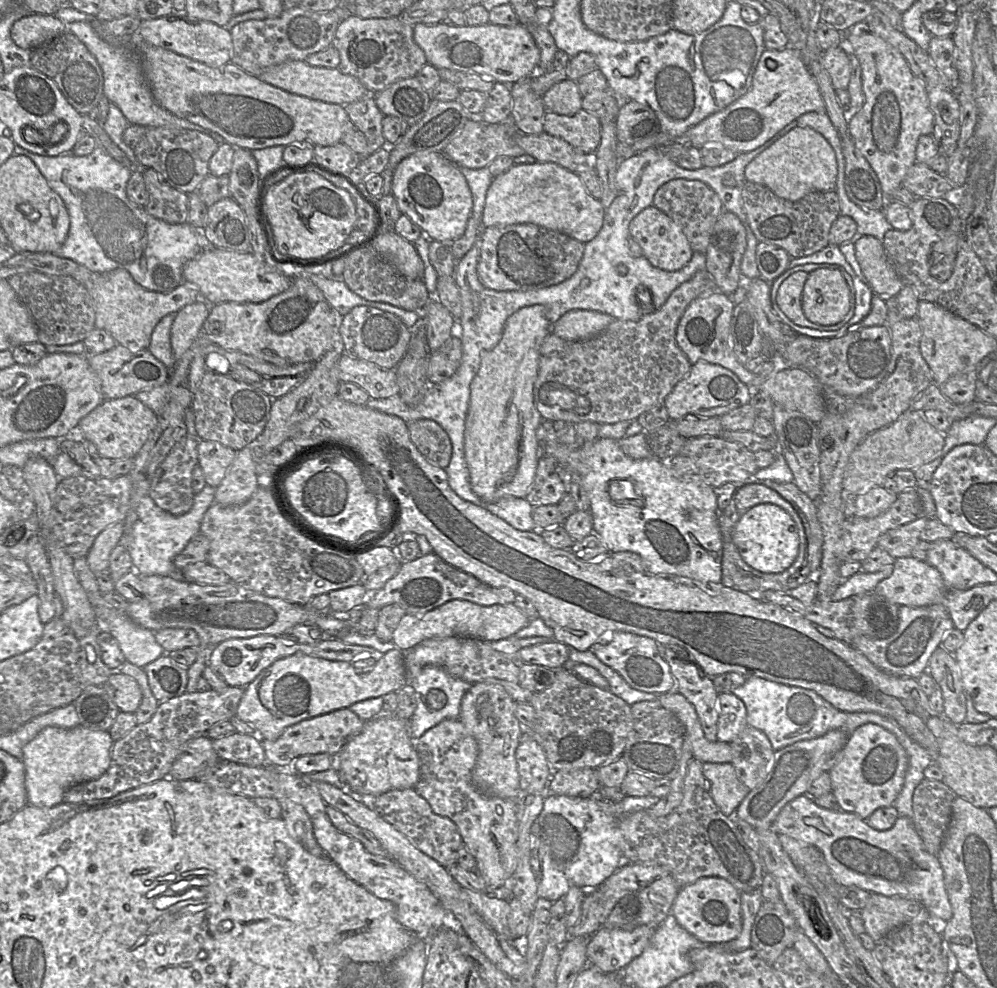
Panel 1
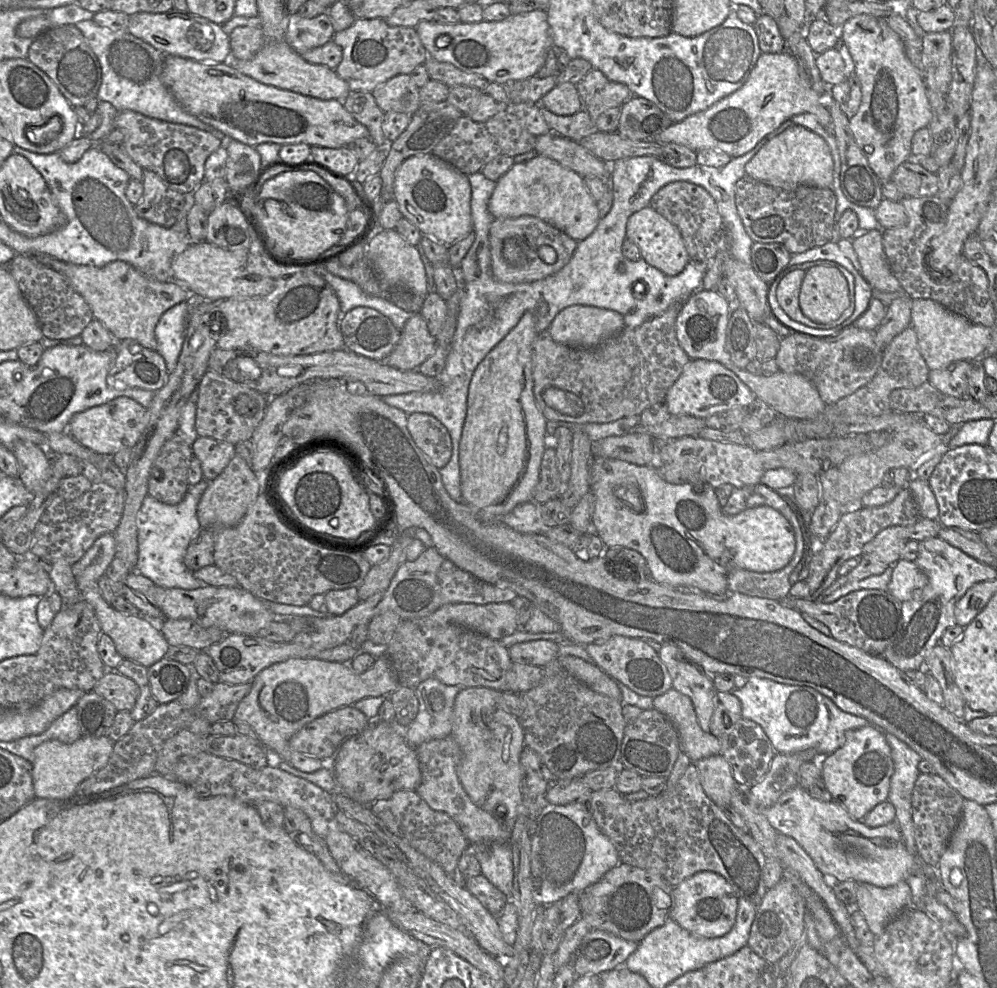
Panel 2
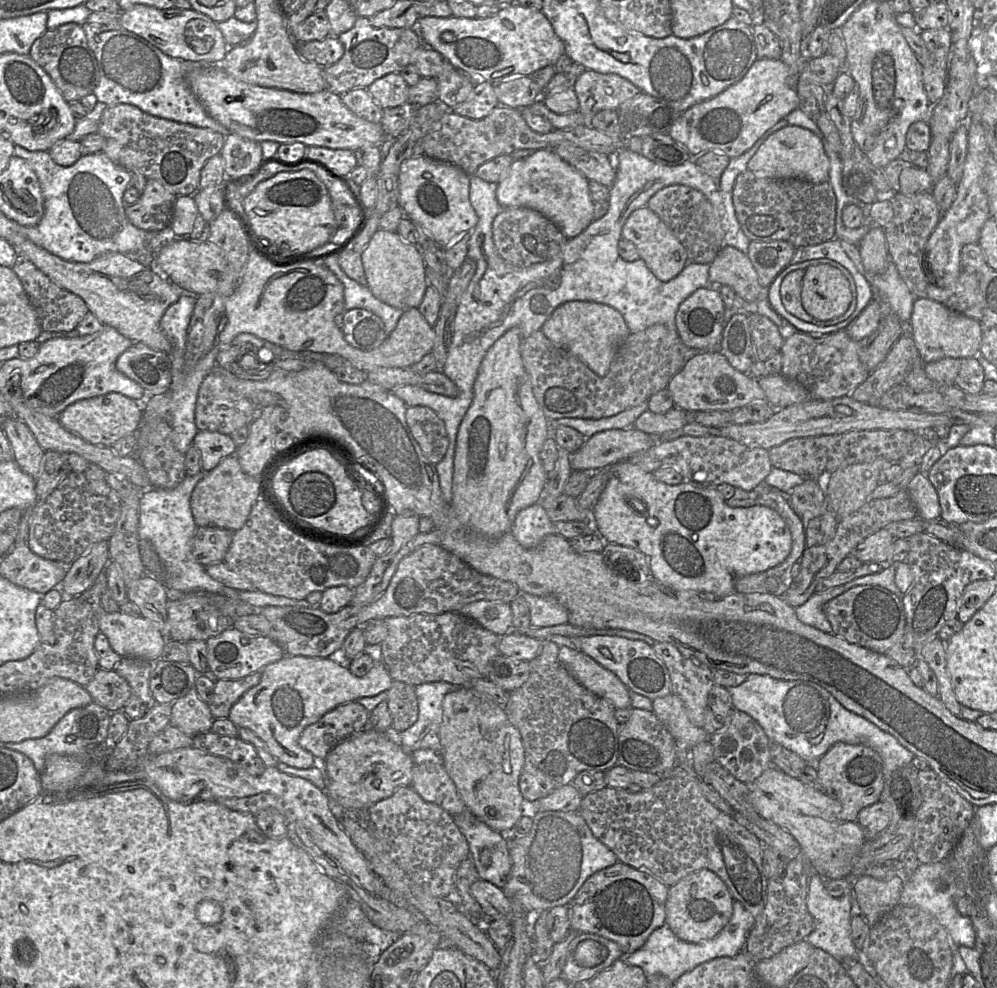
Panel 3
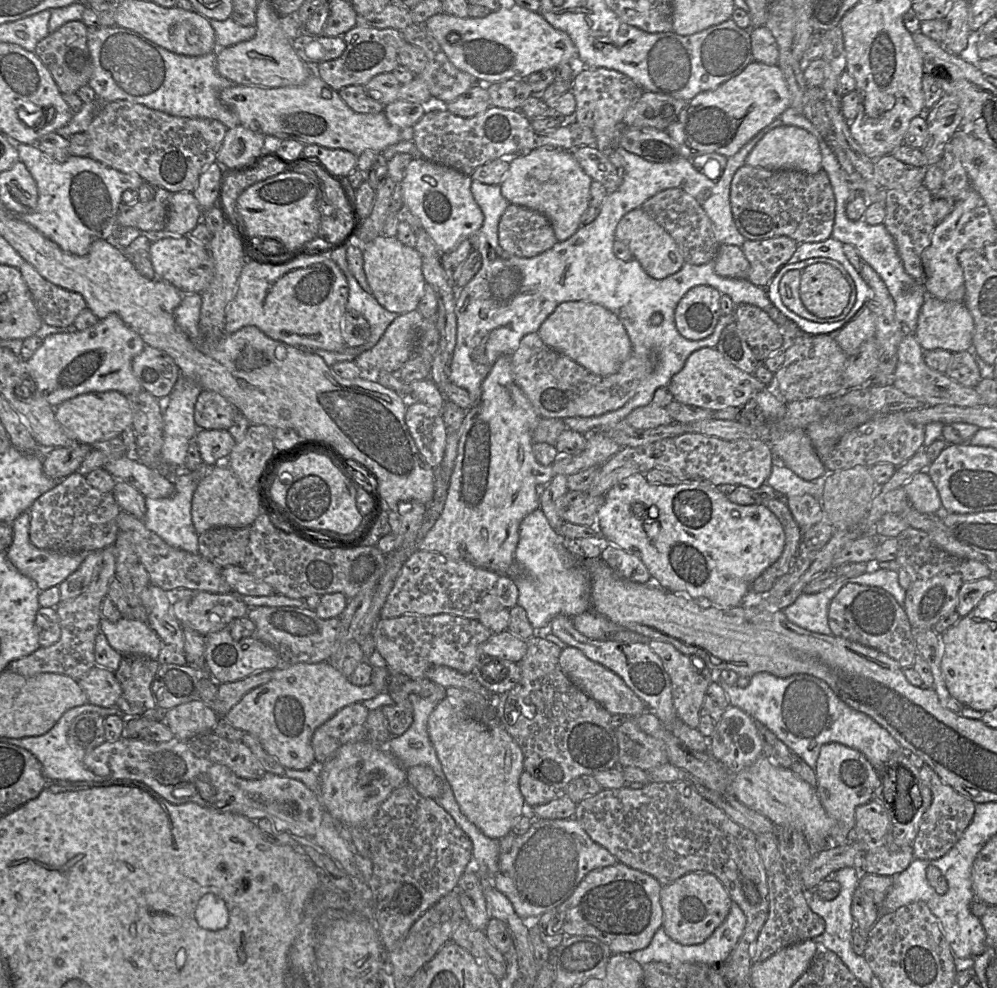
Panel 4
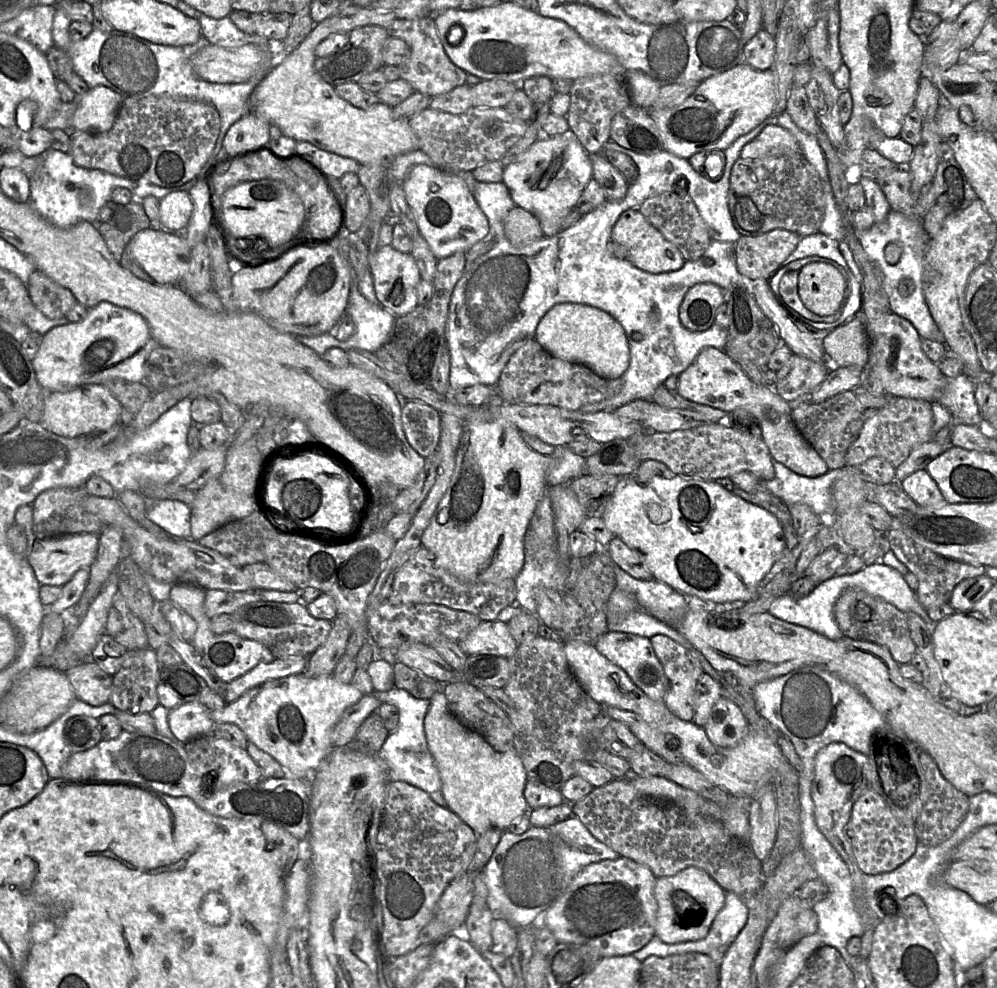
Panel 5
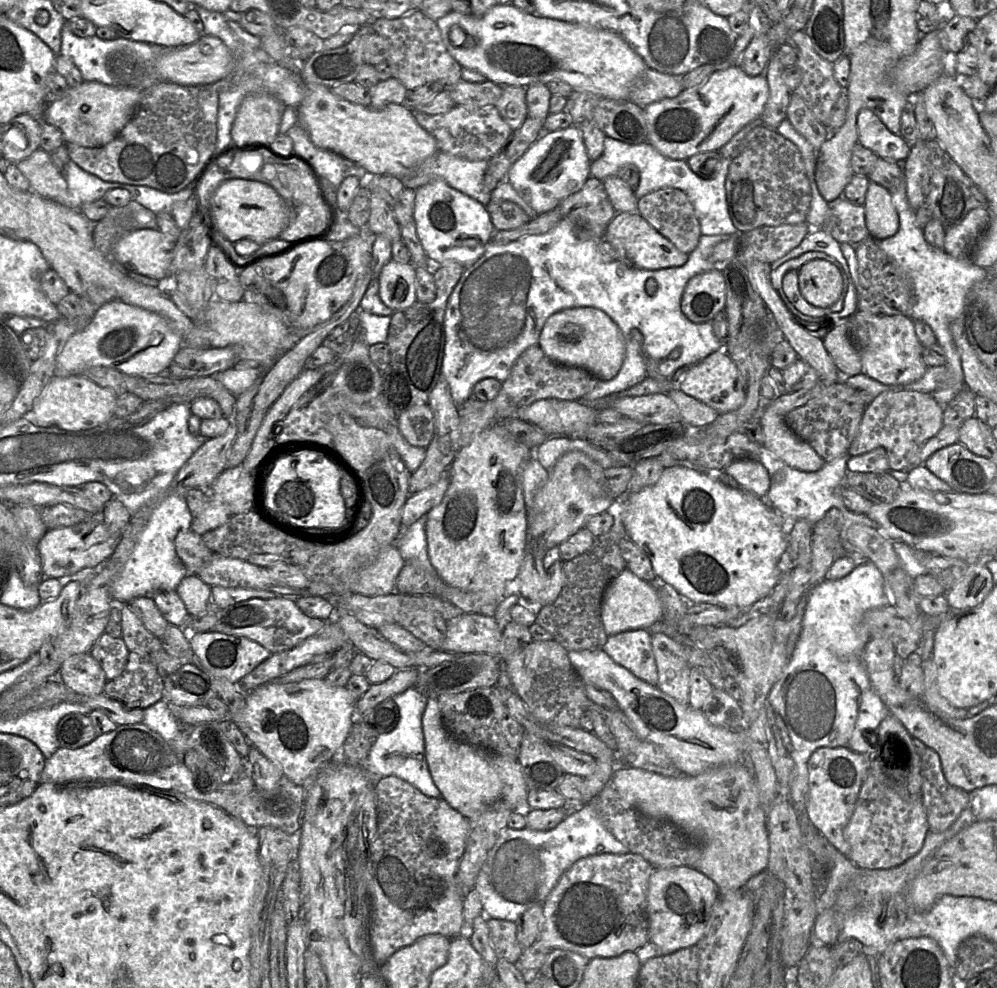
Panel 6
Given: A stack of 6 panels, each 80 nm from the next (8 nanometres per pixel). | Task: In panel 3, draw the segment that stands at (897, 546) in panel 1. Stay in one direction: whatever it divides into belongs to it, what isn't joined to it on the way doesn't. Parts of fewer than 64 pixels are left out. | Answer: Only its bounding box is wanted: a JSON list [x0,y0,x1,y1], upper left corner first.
[850,528,895,564]

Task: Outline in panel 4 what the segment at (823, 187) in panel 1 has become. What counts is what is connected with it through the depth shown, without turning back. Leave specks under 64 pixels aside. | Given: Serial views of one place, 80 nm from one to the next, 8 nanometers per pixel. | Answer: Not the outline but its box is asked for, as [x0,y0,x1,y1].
[746,126,822,174]

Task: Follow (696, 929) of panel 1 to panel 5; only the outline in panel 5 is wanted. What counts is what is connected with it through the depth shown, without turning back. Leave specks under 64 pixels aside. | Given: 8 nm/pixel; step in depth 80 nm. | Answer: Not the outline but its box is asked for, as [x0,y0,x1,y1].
[655,867,727,944]

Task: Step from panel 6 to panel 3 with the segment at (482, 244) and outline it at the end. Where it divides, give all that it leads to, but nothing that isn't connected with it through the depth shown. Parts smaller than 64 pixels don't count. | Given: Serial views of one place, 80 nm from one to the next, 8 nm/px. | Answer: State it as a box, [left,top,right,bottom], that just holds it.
[399,155,478,248]

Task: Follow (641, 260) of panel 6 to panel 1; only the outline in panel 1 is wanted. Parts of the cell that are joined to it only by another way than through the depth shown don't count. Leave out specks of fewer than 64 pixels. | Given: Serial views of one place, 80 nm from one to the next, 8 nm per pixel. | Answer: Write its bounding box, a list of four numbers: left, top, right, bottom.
[629,206,694,271]

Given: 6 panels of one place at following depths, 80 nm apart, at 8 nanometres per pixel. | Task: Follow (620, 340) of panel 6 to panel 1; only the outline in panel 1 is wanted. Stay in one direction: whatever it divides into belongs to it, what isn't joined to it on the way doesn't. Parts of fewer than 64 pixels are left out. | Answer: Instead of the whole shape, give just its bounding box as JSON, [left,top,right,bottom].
[551,309,617,341]

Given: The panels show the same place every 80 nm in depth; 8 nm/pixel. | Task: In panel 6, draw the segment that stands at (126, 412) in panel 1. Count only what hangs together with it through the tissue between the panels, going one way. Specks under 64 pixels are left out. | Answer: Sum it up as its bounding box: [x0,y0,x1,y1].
[28,375,116,431]

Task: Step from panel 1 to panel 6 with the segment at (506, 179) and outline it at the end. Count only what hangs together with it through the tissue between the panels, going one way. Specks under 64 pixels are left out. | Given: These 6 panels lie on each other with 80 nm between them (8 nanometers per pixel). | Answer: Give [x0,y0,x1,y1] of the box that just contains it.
[507,125,591,216]

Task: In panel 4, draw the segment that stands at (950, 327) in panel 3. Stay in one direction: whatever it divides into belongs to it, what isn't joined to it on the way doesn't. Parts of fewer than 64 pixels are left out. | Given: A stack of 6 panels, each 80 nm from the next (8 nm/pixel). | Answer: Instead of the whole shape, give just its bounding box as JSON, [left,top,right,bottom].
[914,296,974,353]

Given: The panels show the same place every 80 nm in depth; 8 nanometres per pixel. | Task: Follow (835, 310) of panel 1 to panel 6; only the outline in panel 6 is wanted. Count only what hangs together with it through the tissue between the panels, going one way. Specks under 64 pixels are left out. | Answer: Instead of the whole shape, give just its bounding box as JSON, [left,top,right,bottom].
[799,259,844,307]

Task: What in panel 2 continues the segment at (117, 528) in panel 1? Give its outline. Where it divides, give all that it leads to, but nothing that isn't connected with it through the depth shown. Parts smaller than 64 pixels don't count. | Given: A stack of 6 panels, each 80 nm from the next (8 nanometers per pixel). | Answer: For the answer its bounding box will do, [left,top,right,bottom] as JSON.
[72,534,115,593]

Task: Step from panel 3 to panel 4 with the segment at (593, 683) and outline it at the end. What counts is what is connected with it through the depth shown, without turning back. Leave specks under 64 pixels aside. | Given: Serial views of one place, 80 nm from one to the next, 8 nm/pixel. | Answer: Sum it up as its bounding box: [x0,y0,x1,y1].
[559,646,649,716]

